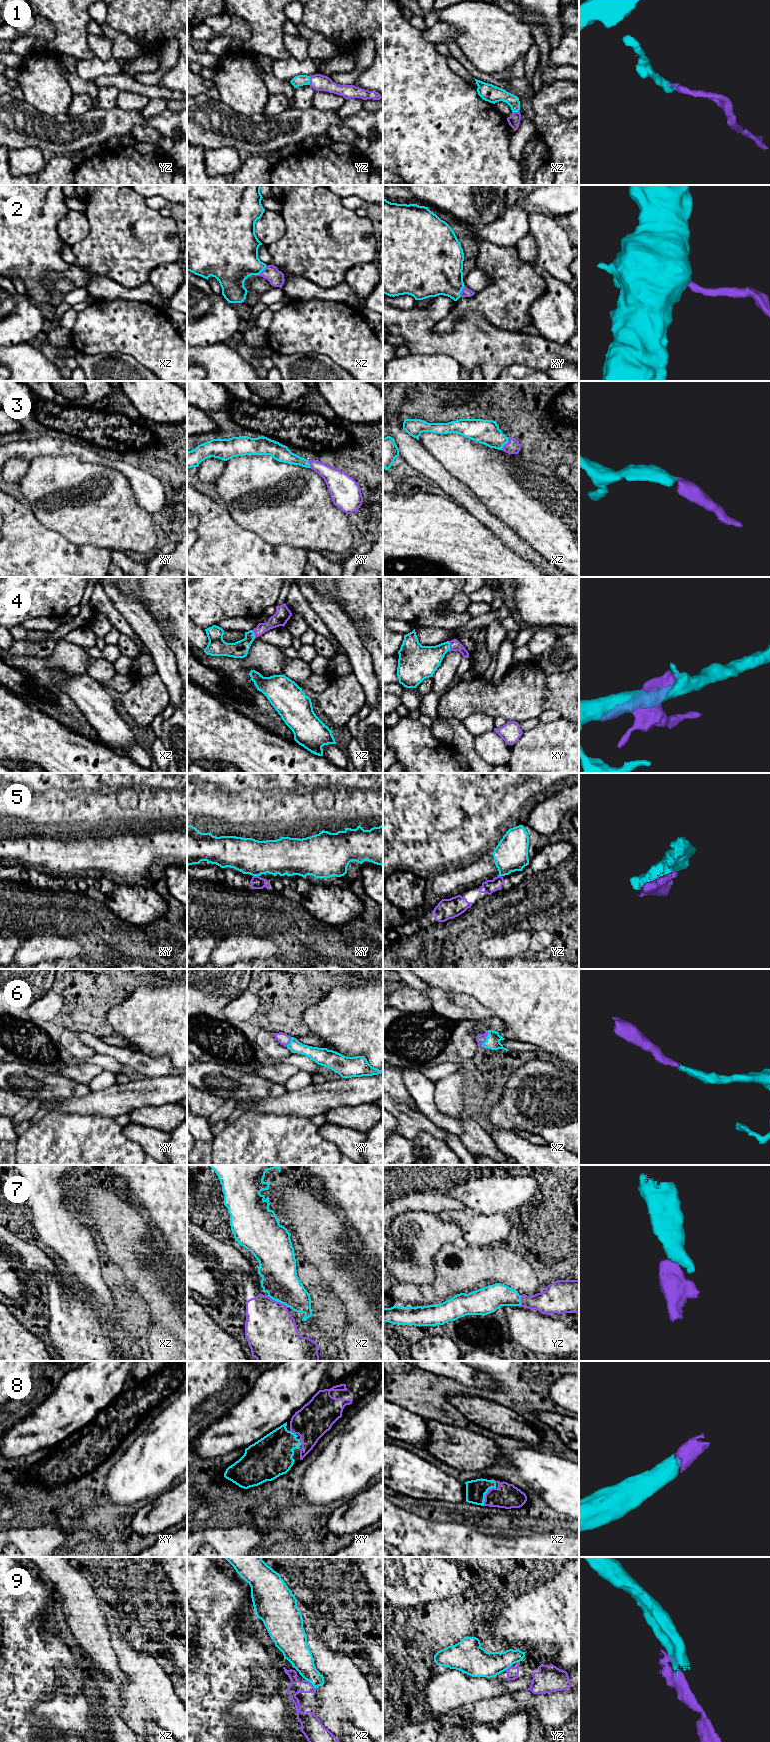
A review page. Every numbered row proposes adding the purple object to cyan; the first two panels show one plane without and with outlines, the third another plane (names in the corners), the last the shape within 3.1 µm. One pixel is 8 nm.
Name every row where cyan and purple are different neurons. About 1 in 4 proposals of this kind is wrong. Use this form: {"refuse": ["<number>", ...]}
{"refuse": ["5", "9"]}

